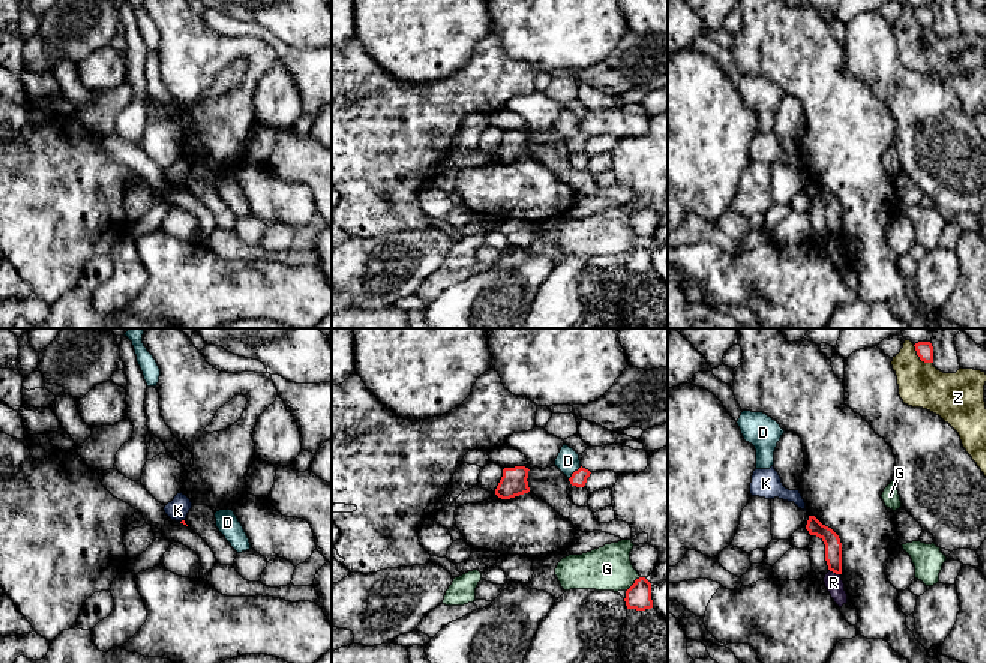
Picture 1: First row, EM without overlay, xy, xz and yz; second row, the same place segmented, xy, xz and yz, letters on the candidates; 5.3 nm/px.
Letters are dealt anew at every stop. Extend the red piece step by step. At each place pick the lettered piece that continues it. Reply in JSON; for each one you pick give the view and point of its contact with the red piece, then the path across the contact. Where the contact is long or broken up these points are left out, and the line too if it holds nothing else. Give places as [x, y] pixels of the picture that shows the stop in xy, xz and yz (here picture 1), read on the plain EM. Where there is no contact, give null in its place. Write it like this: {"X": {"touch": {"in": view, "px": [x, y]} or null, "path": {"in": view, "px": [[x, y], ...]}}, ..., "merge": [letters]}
{"merge": []}

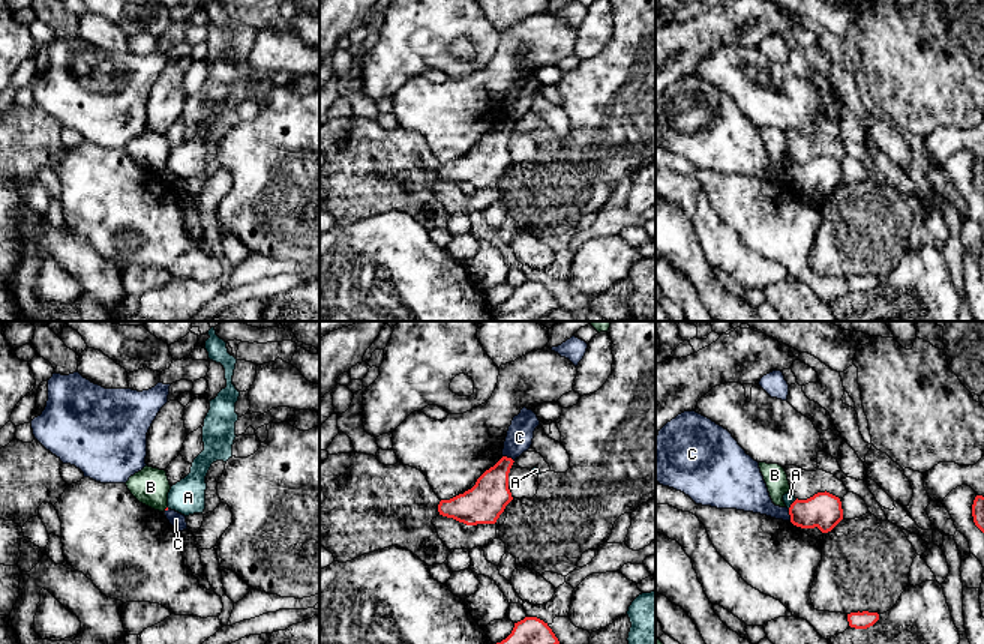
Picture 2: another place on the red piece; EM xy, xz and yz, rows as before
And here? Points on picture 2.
{"merge": []}

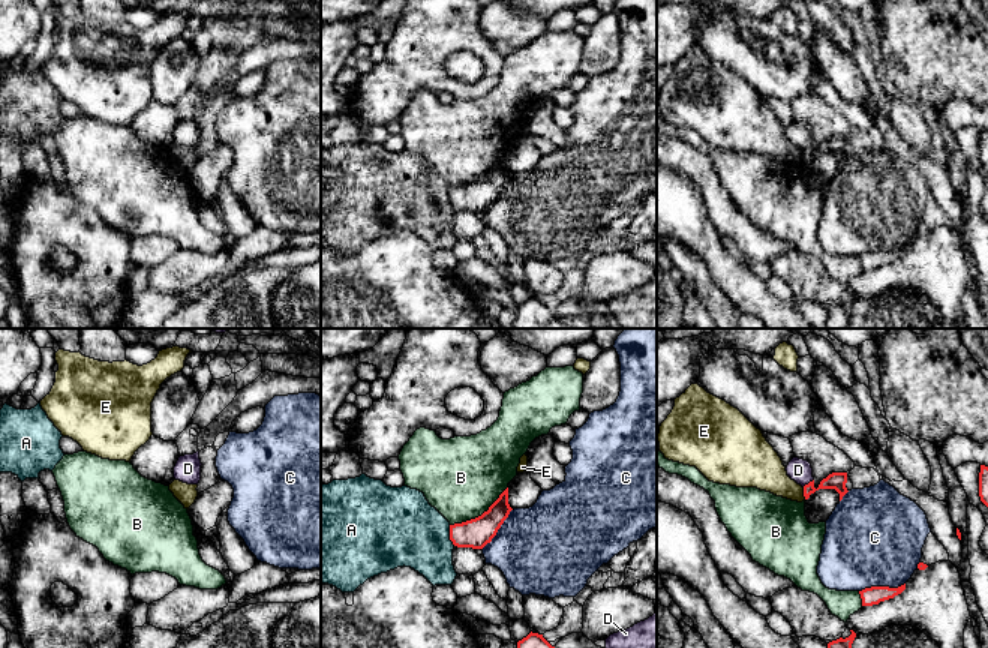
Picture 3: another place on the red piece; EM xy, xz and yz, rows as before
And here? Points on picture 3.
{"merge": []}

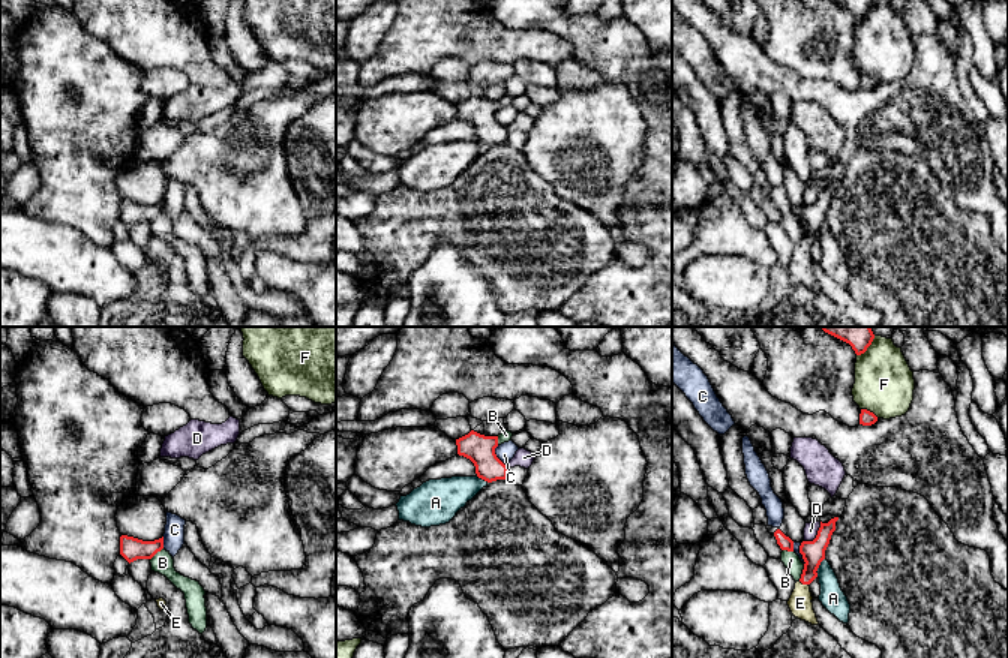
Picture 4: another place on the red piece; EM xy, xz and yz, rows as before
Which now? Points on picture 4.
{"E": {"touch": {"in": "yz", "px": [804, 248]}, "path": {"in": "yz", "px": [[813, 216], [812, 230], [804, 248], [800, 267]]}}, "merge": ["E"]}

